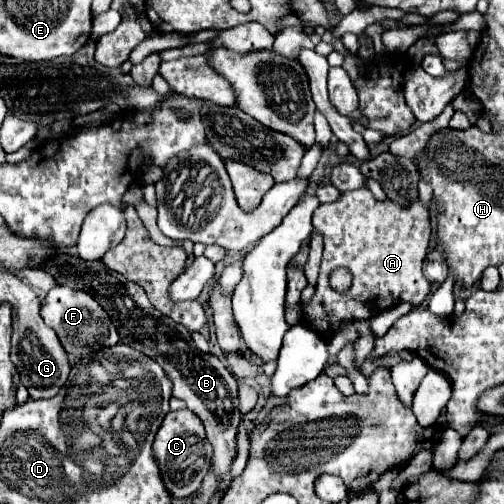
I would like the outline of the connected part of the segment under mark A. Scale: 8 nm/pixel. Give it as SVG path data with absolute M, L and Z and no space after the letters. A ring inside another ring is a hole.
M364 187L346 191L336 201L320 205L312 223L314 231L324 239L324 255L314 297L308 303L300 301L300 321L310 323L320 337L324 337L324 333L330 337L342 321L372 319L380 311L400 303L416 307L430 295L432 283L422 275L422 261L432 233L428 205L414 201L402 207L388 199L378 201L372 191ZM336 267L348 267L354 275L354 283L346 293L330 289L328 275Z

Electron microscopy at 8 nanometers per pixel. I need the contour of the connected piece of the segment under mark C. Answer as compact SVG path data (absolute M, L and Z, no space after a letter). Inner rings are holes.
M190 409L170 411L154 439L154 457L160 465L160 475L164 481L164 487L174 499L190 497L198 491L204 475L210 471L210 459L212 459L212 445L204 435L204 425Z

